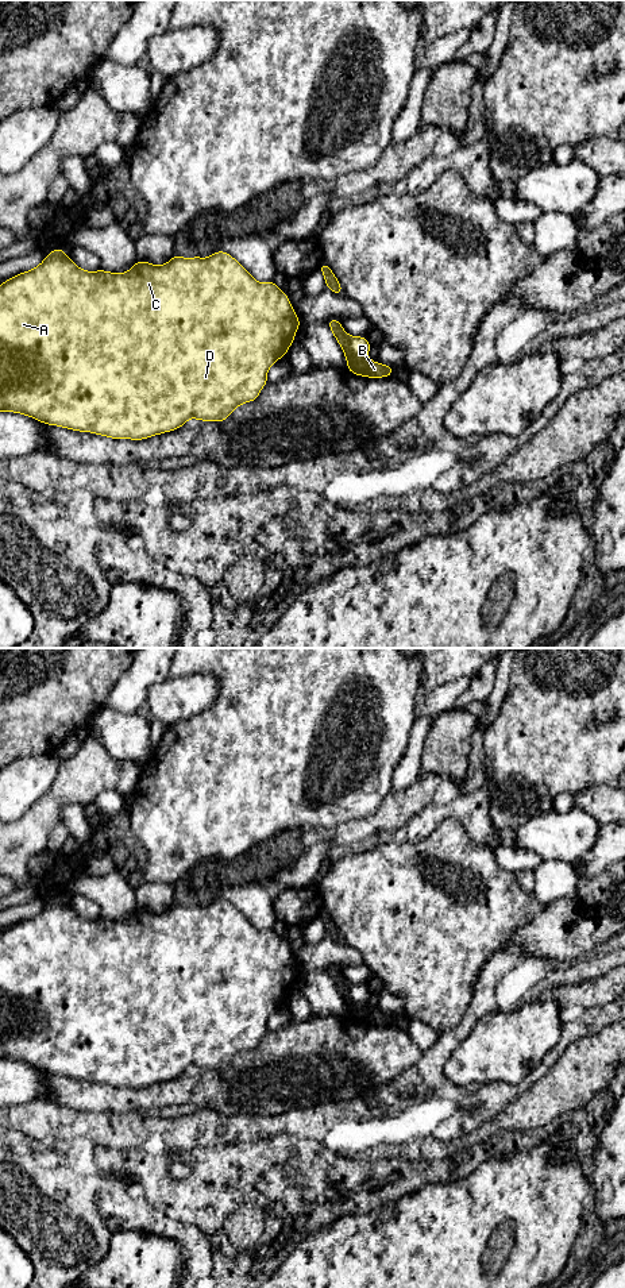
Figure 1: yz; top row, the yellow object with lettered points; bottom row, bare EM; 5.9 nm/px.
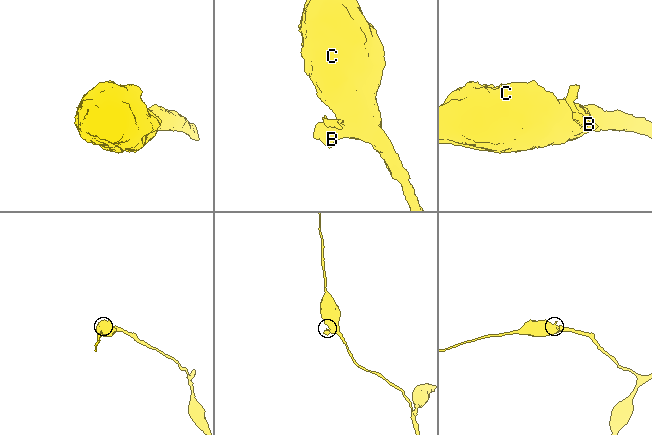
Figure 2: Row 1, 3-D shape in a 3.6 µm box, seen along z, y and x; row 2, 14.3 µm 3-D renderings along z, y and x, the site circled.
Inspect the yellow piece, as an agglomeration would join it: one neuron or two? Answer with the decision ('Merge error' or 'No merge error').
Merge error

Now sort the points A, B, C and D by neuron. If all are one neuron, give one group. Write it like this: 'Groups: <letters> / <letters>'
Groups: A C D / B

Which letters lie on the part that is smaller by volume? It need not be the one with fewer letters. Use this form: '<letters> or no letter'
B

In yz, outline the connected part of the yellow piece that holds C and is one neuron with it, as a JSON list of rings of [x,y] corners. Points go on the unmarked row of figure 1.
[[[55,895],[32,918],[3,929],[0,933],[0,1060],[20,1061],[47,1073],[77,1080],[90,1080],[116,1088],[144,1088],[180,1077],[189,1067],[221,1071],[236,1054],[258,1046],[267,1029],[270,1015],[286,1004],[301,972],[289,945],[274,929],[258,930],[232,903],[217,898],[207,906],[174,903],[163,913],[136,909],[126,921],[88,919],[78,915],[61,895]]]

